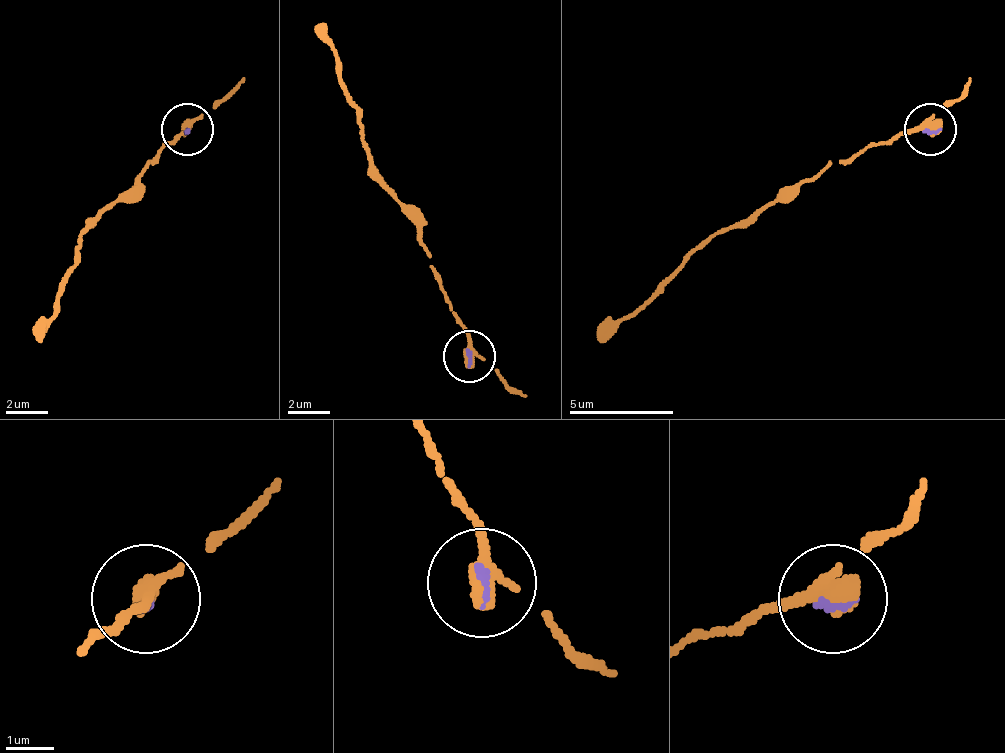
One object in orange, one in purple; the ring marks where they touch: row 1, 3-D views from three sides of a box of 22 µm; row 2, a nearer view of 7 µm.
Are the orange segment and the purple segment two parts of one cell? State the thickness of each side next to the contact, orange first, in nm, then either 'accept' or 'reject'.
500 nm thick on the orange side, 100 nm on the other; accept

